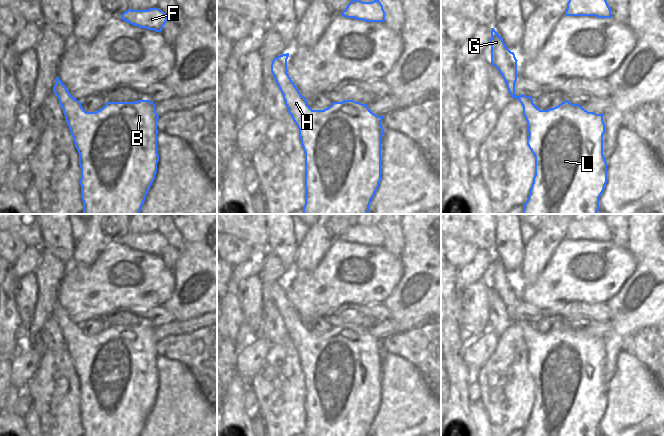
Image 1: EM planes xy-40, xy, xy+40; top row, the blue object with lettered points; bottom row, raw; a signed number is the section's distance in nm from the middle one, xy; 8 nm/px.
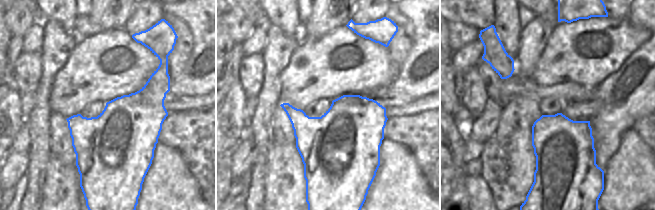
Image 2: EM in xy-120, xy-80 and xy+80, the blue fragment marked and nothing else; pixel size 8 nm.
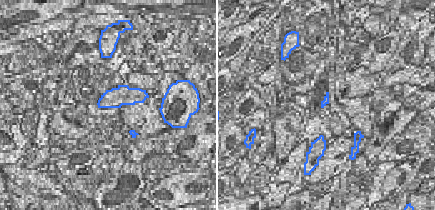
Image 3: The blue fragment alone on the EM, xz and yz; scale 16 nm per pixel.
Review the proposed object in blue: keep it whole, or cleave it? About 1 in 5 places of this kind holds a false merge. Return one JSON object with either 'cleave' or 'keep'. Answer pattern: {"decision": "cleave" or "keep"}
{"decision": "keep"}

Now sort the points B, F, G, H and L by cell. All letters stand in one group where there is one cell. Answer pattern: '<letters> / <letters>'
B F G H L

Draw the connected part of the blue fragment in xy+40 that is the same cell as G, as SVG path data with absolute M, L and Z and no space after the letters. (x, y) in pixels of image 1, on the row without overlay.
M491 252L490 267L491 288L503 301L511 322L516 322L523 331L529 357L527 369L535 381L535 399L523 436L598 436L599 421L607 407L603 338L588 336L568 324L554 332L540 334L531 320L516 320L518 284L494 252Z

